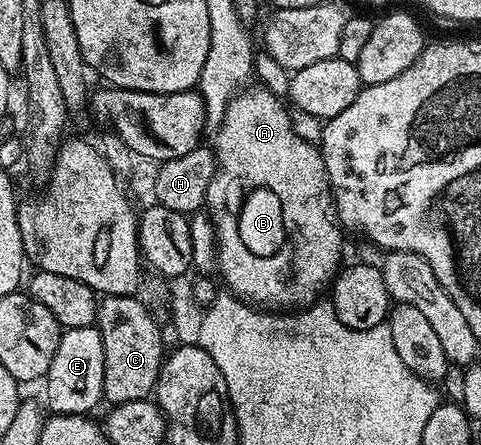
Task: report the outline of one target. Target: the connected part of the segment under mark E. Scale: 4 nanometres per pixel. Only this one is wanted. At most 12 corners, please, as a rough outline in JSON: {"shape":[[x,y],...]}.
{"shape":[[66,328],[46,377],[61,416],[104,400],[100,329]]}

